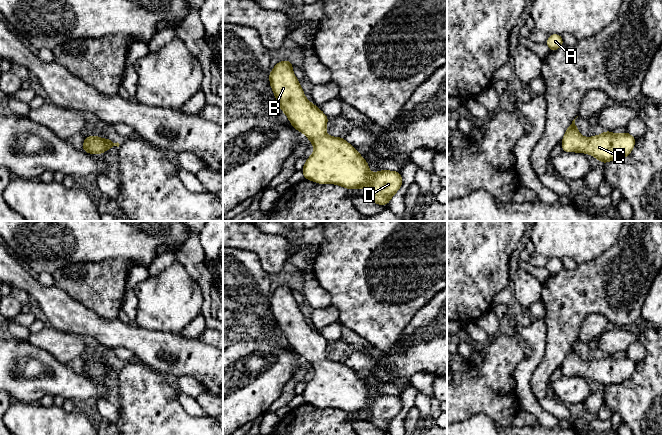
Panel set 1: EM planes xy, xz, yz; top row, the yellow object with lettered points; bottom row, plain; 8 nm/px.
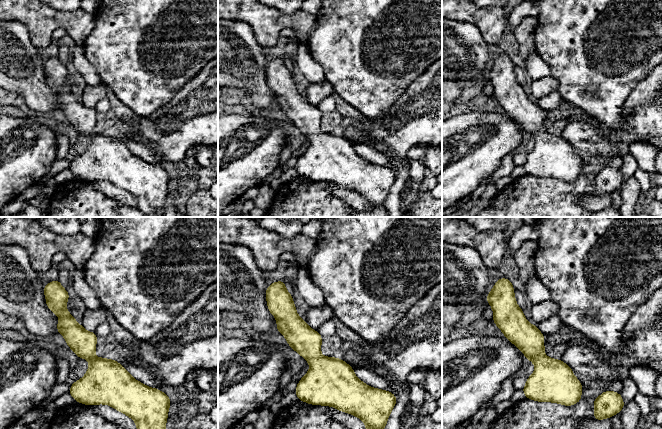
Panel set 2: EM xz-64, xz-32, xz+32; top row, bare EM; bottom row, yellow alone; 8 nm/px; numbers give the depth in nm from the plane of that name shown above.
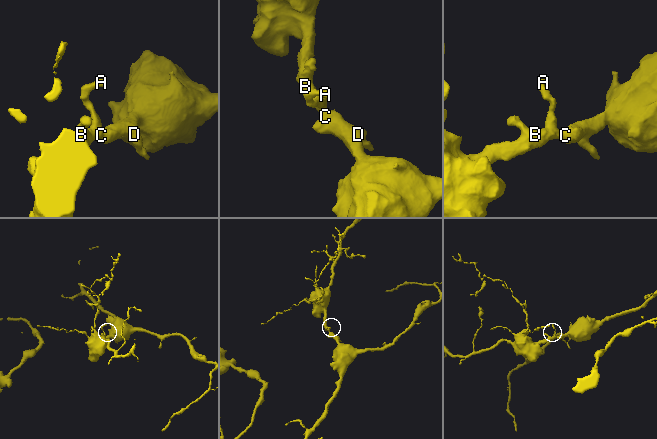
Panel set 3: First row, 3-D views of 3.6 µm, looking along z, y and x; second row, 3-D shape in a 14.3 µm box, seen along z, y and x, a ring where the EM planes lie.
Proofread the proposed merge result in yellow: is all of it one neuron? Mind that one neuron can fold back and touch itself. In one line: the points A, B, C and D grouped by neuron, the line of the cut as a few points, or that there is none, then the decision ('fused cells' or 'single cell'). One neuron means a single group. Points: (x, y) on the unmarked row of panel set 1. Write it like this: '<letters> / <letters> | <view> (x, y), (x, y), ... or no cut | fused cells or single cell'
A B C D | no cut | single cell

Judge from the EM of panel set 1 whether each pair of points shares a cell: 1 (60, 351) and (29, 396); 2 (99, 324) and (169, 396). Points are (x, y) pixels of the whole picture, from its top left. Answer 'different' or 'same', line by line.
1: different
2: different

